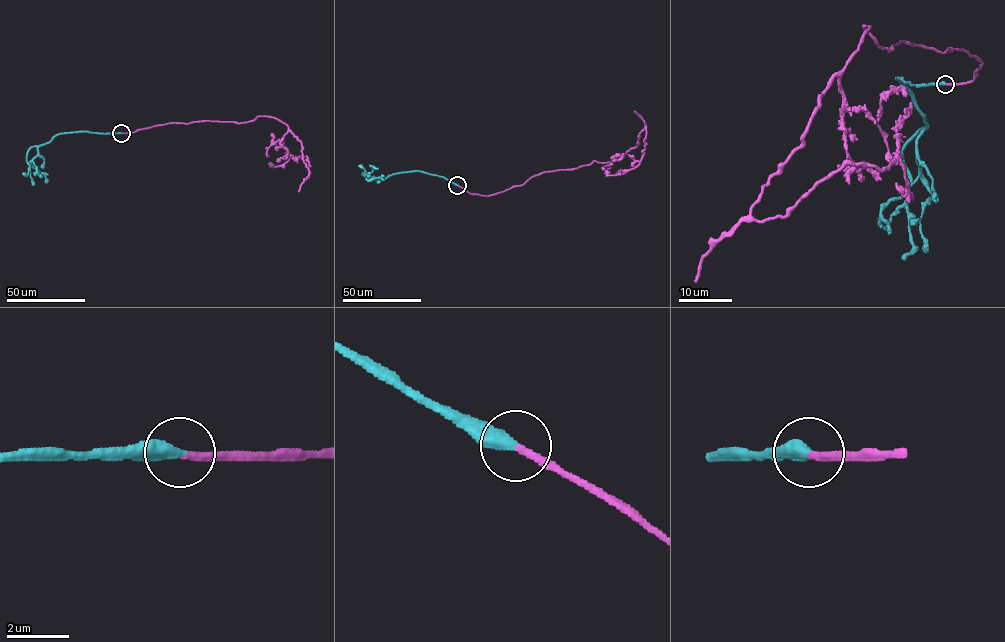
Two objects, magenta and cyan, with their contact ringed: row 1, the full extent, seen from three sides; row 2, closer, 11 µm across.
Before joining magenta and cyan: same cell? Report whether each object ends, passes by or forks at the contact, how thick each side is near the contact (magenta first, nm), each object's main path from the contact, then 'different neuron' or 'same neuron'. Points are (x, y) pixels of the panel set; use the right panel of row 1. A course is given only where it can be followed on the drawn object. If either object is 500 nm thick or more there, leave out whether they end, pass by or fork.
magenta ends; cyan ends; calibres 240 and 440 nm; course magenta (945, 83), (982, 63), (864, 26), (752, 215), (784, 217), (848, 163), (898, 162), (912, 198), (896, 183); course cyan (945, 83), (897, 79), (924, 114), (925, 127), (902, 150), (913, 250), (902, 259); same neuron

